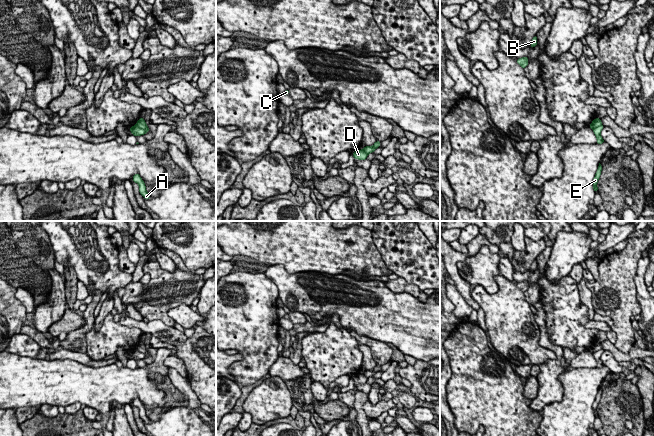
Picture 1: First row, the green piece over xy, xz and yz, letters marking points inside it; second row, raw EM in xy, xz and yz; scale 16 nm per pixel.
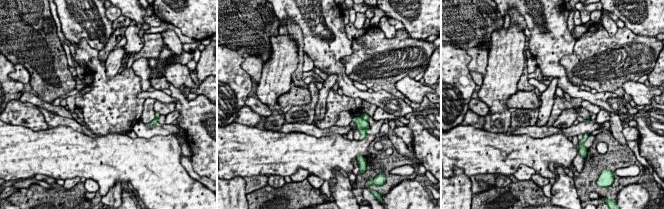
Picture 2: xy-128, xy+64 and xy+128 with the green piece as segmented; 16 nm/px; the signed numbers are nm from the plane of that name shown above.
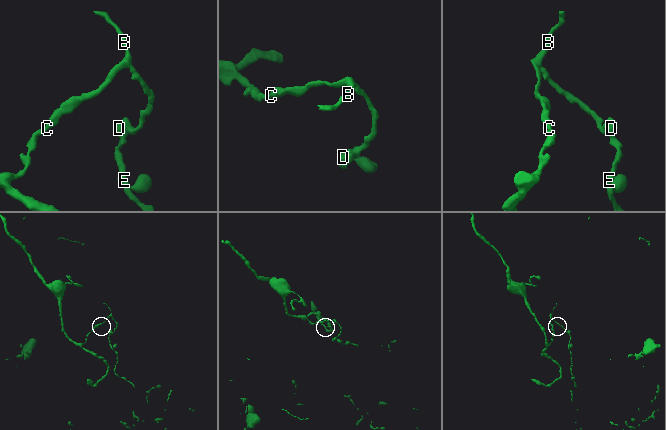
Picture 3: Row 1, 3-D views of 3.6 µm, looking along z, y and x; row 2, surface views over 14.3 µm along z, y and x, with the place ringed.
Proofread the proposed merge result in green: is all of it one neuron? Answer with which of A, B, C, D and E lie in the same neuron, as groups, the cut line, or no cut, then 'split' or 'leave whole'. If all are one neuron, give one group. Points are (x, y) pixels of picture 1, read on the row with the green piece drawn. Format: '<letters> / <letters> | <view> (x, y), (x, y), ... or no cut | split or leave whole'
A D E / B C | xy (136, 124), (145, 133) | split

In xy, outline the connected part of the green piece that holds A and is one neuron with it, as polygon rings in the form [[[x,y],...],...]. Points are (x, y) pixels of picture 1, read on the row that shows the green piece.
[[[136,173],[133,176],[132,180],[139,185],[139,192],[144,197],[144,199],[148,200],[150,198],[150,195],[147,193],[145,183],[141,179],[140,175]]]

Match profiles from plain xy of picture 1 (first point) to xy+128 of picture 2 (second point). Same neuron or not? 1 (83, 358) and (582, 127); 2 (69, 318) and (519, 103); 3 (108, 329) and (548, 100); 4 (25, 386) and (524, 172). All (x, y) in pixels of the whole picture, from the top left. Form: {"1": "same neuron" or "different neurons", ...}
{"1": "same neuron", "2": "same neuron", "3": "different neurons", "4": "different neurons"}

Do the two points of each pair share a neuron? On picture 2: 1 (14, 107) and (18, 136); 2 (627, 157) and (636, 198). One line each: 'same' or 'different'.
1: different
2: different

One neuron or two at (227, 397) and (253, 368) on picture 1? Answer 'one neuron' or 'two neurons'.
two neurons

